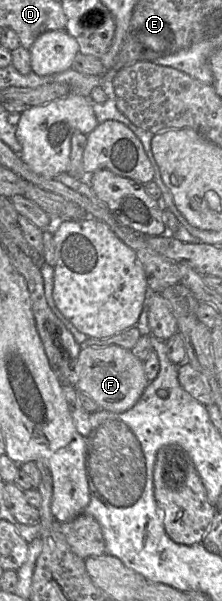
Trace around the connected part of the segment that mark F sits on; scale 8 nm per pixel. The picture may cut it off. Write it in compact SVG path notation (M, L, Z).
M117 345L104 347L82 346L79 354L79 378L75 386L90 396L99 409L122 413L131 409L140 399L149 384L144 363L133 355L132 351Z

